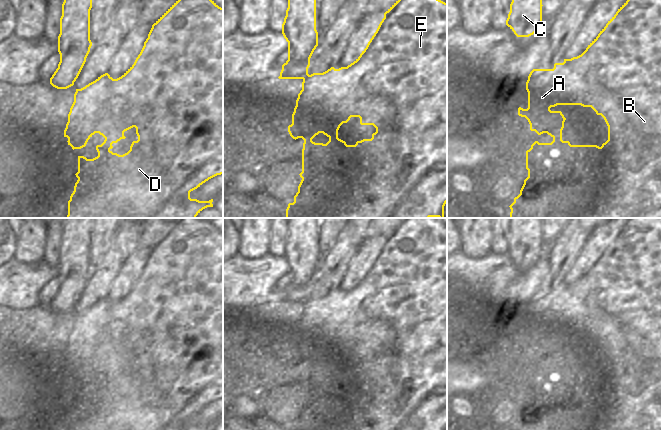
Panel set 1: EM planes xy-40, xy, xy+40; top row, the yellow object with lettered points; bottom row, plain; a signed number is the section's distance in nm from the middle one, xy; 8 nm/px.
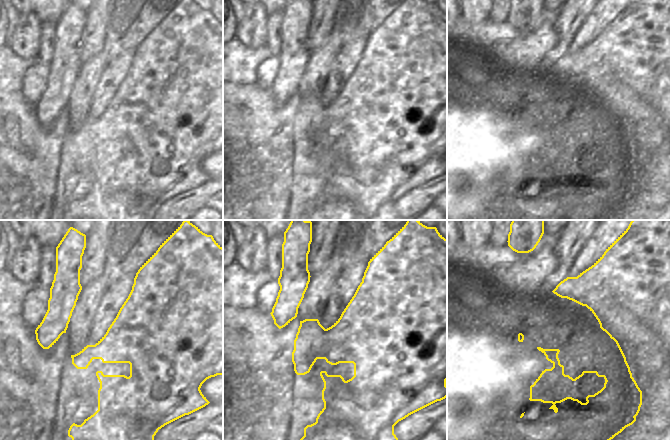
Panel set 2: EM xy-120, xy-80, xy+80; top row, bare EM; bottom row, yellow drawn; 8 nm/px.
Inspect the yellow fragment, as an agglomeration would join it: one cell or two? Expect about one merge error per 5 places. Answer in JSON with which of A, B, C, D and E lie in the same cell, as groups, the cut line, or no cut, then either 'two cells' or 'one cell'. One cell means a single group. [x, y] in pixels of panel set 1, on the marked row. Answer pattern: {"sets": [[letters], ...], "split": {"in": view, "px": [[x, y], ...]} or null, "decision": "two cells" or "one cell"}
{"sets": [["A", "B", "D", "E"], ["C"]], "split": {"in": "xy", "px": [[310, 75], [303, 80]]}, "decision": "two cells"}

